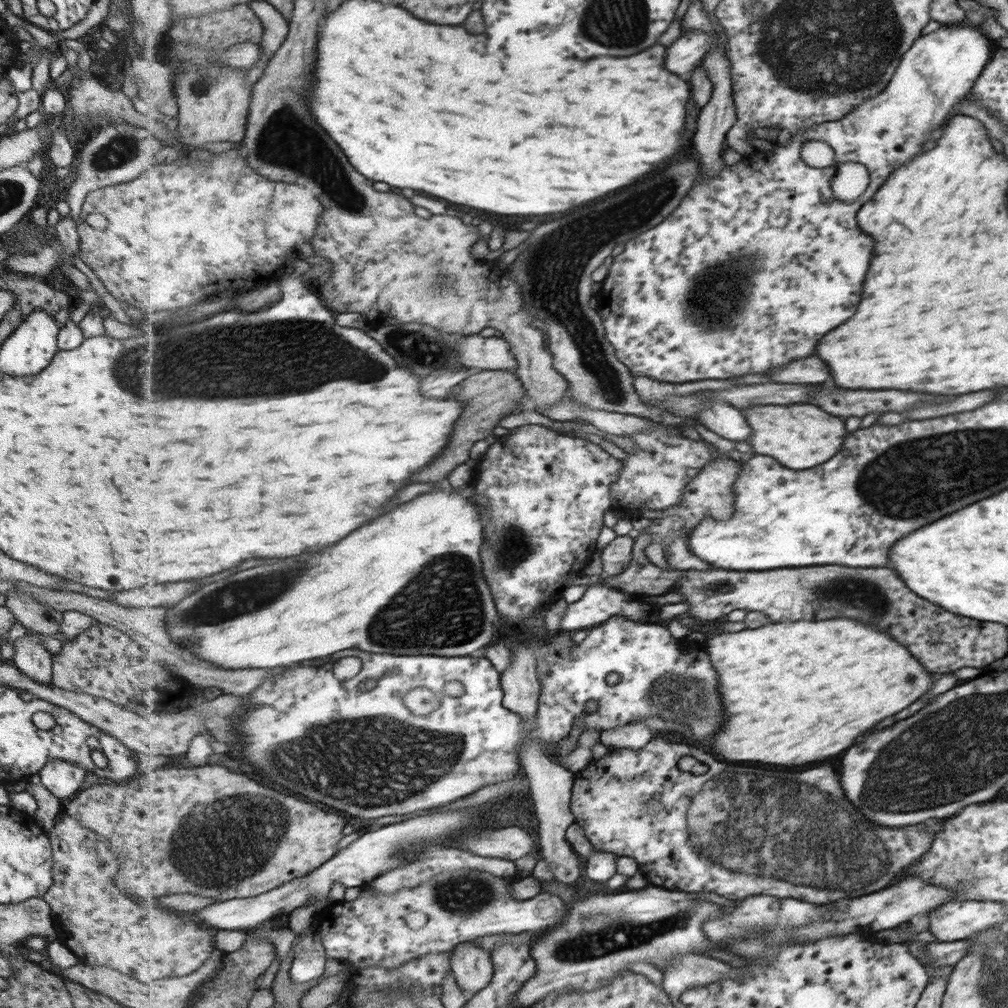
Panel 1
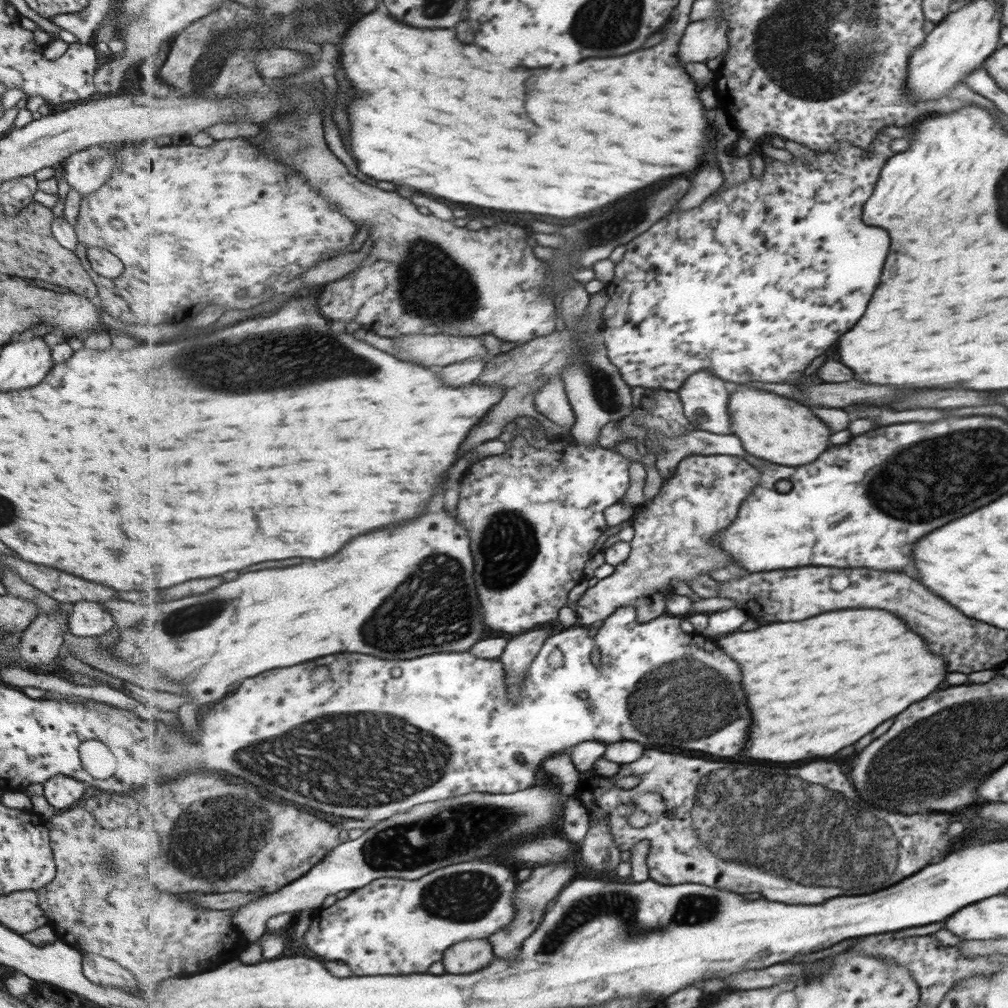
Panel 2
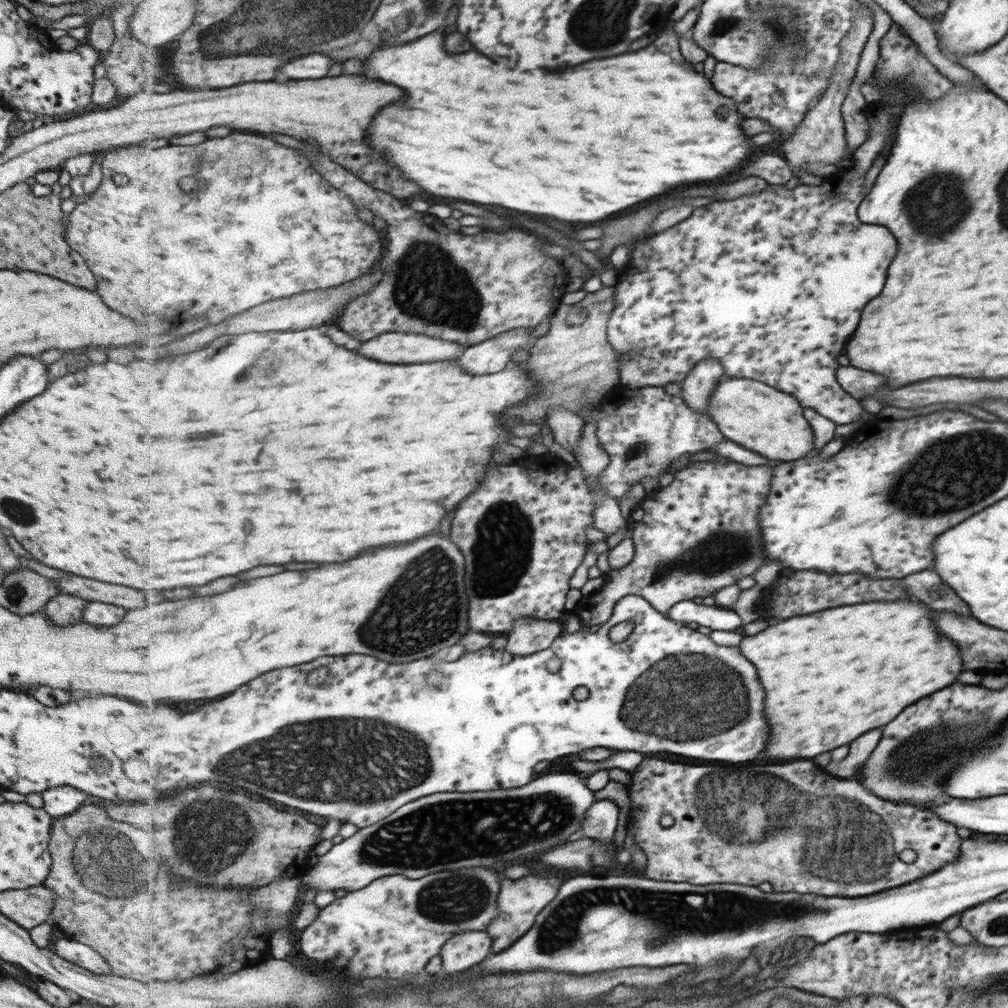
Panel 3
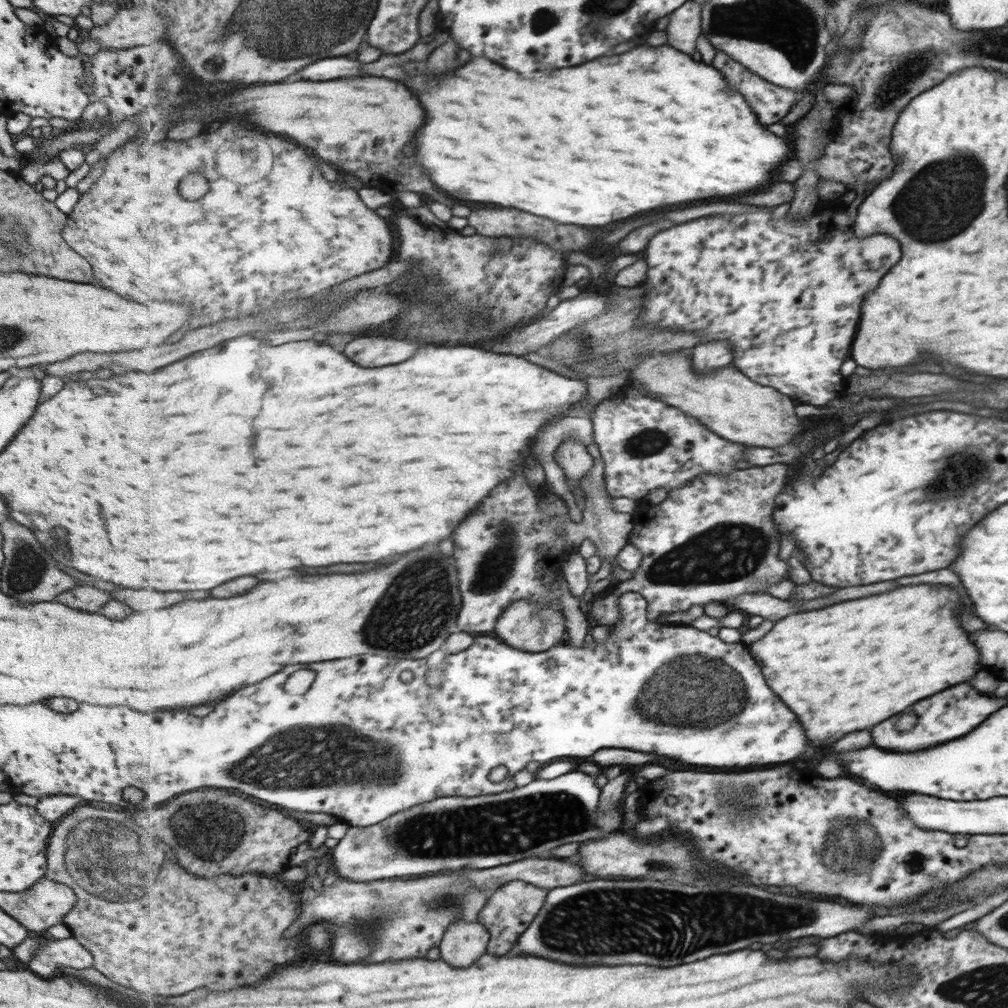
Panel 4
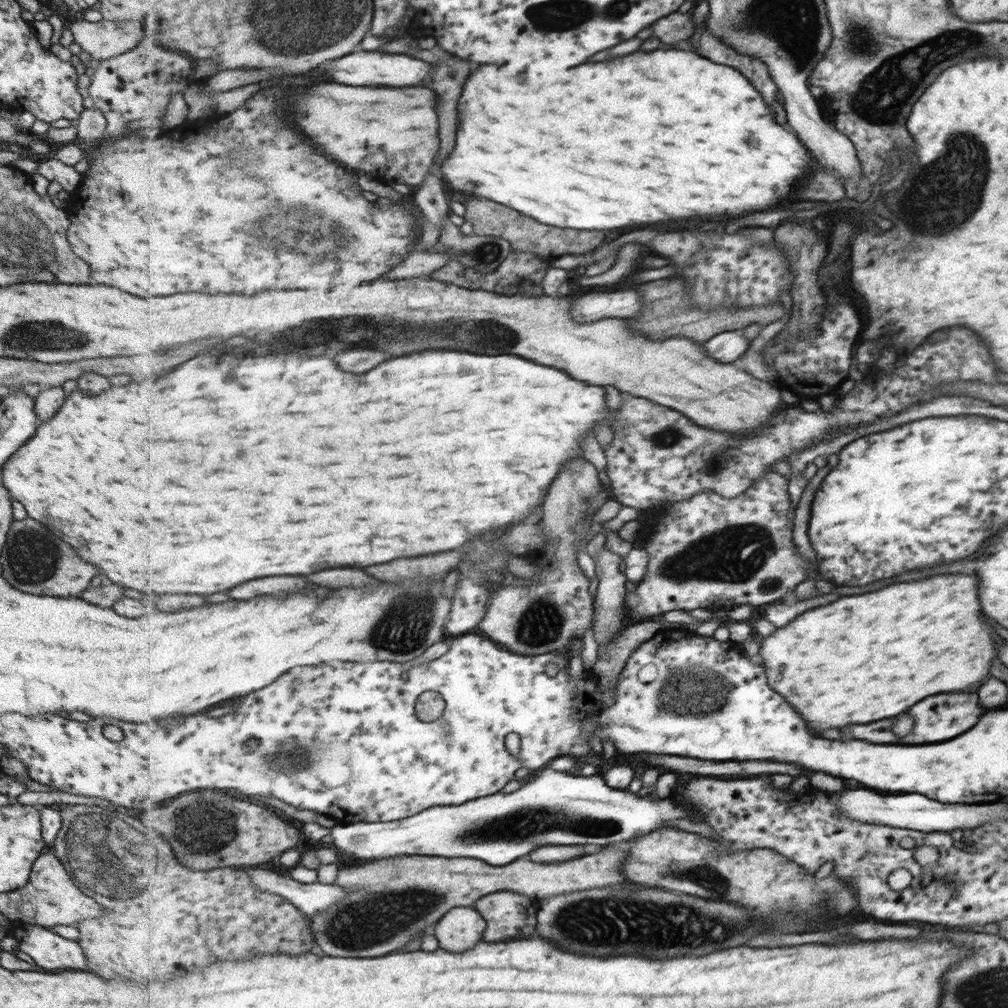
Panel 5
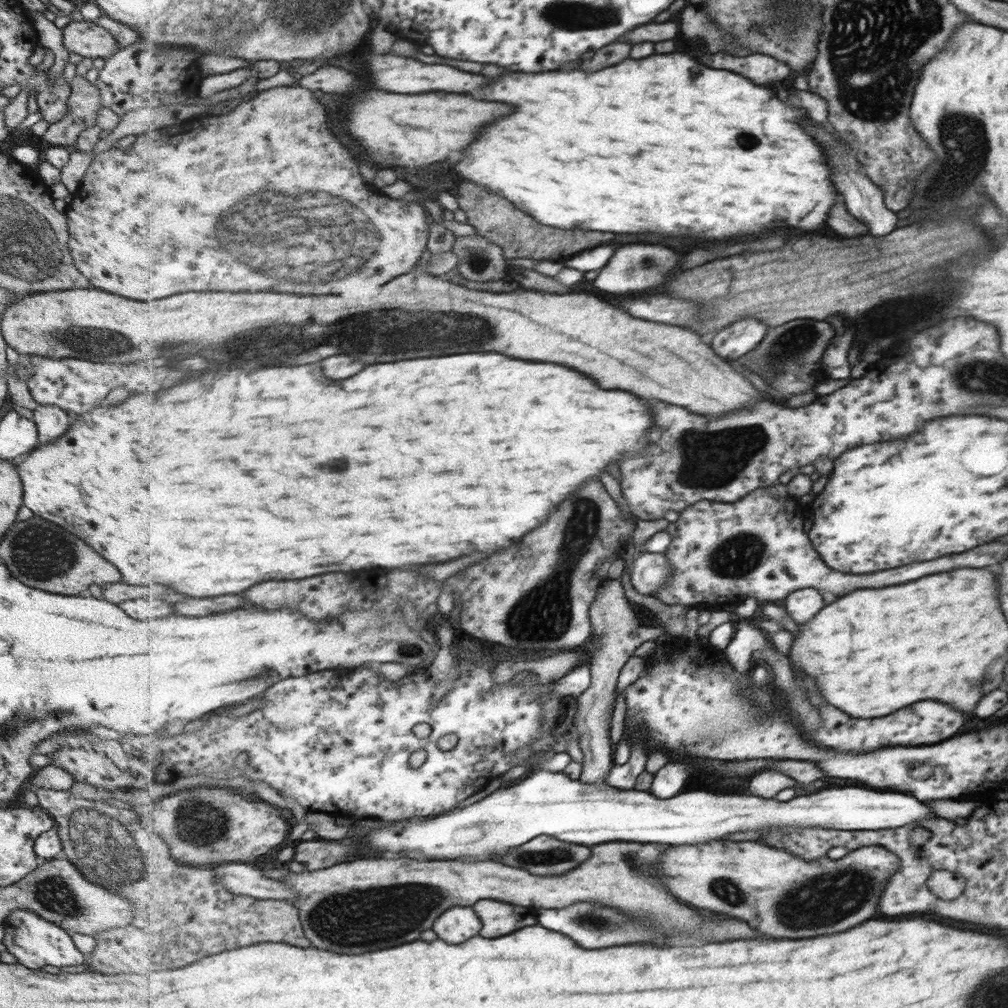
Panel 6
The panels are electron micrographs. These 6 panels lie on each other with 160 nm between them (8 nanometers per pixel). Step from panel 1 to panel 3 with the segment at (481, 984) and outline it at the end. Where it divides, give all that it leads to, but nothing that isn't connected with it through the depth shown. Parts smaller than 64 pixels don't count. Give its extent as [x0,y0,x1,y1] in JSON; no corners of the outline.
[442,930,493,974]

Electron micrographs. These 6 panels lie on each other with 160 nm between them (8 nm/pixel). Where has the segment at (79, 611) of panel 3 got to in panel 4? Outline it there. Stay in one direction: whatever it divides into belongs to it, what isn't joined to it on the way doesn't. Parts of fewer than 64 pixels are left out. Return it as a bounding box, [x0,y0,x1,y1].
[56,584,112,613]

